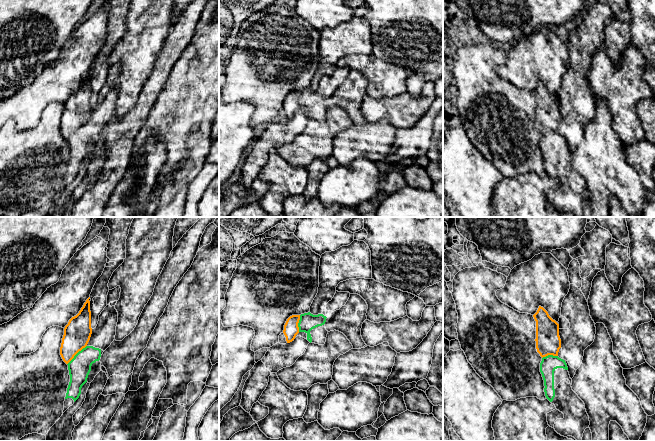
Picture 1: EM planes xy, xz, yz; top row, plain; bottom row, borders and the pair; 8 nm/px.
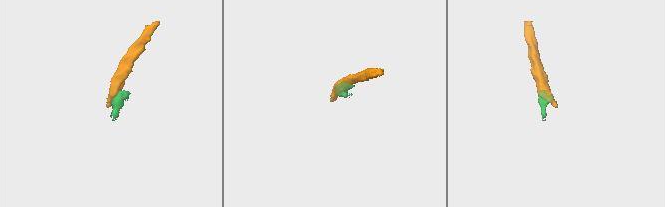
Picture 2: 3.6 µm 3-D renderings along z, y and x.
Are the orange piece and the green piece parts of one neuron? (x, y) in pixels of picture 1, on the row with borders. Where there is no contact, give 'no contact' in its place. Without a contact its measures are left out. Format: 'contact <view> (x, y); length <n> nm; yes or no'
contact xy (76, 353); length 220 nm; yes

